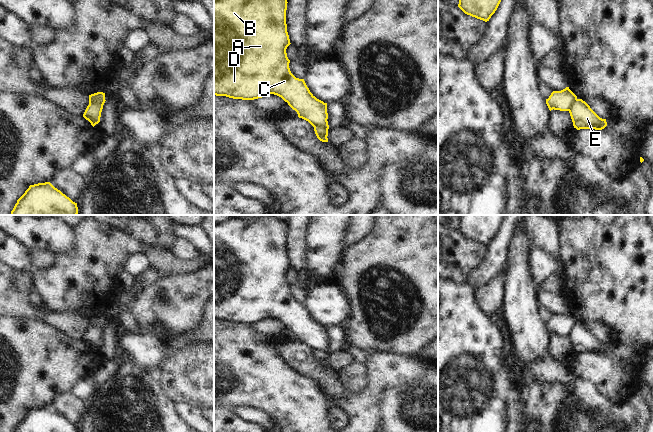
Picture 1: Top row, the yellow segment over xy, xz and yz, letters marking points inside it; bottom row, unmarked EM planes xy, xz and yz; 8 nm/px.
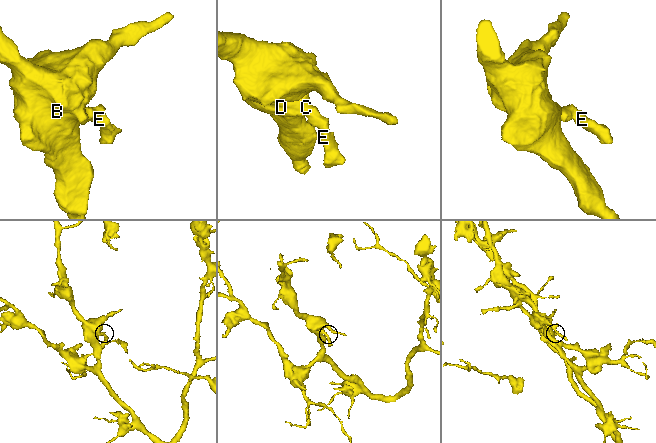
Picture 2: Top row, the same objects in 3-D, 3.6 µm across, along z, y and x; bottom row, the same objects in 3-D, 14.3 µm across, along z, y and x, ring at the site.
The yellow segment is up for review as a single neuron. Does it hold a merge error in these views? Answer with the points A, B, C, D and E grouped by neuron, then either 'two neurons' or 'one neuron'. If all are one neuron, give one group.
A B C D / E; two neurons

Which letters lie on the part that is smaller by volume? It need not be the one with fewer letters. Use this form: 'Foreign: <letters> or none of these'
Foreign: E.

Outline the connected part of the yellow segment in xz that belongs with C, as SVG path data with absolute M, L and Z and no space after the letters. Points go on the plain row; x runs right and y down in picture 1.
M232 215L229 220L214 222L214 319L226 320L233 323L254 324L269 318L281 321L288 329L297 336L298 341L308 345L314 352L322 351L329 353L327 327L317 323L307 311L304 303L296 302L290 295L290 284L287 281L286 273L291 268L287 256L286 234L287 222L282 222L272 215Z

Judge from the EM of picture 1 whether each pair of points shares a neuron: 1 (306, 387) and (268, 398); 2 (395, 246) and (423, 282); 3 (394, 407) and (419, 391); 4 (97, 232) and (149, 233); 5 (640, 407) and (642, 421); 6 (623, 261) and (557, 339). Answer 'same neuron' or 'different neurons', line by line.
1: same neuron
2: same neuron
3: same neuron
4: different neurons
5: same neuron
6: different neurons

